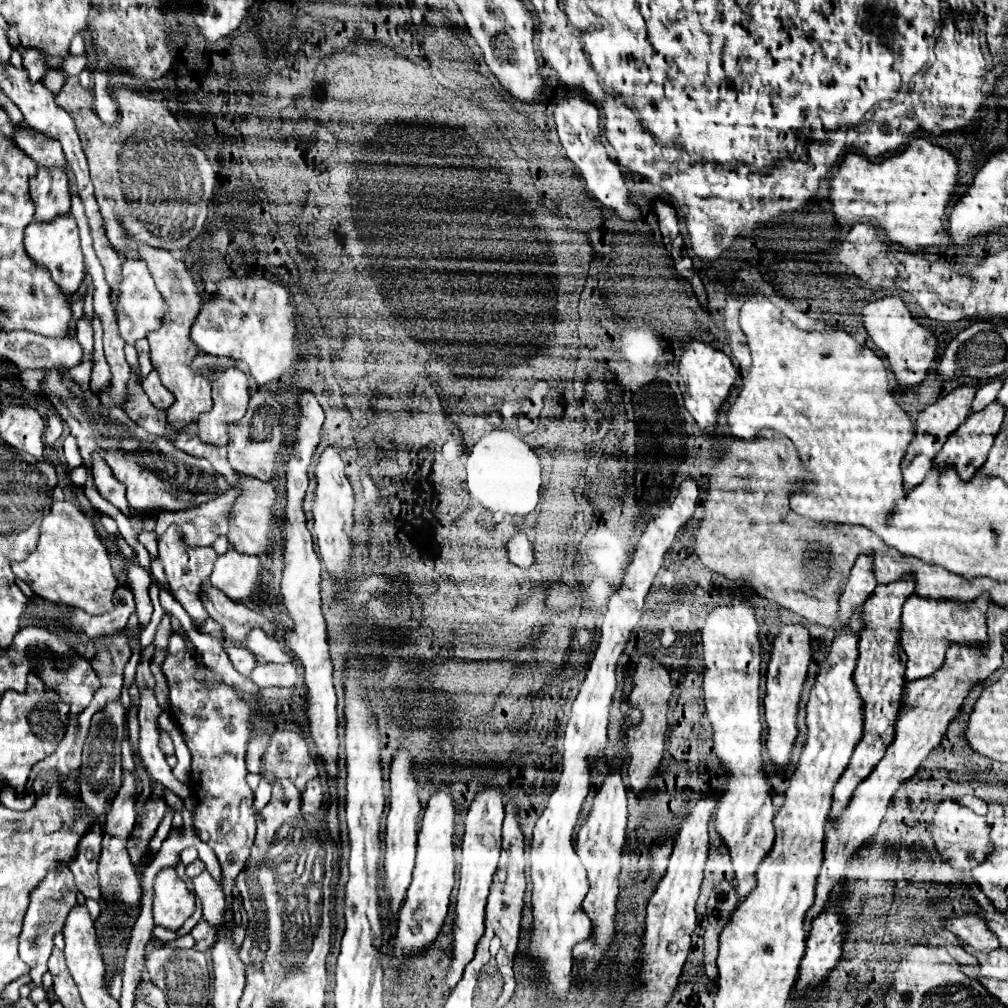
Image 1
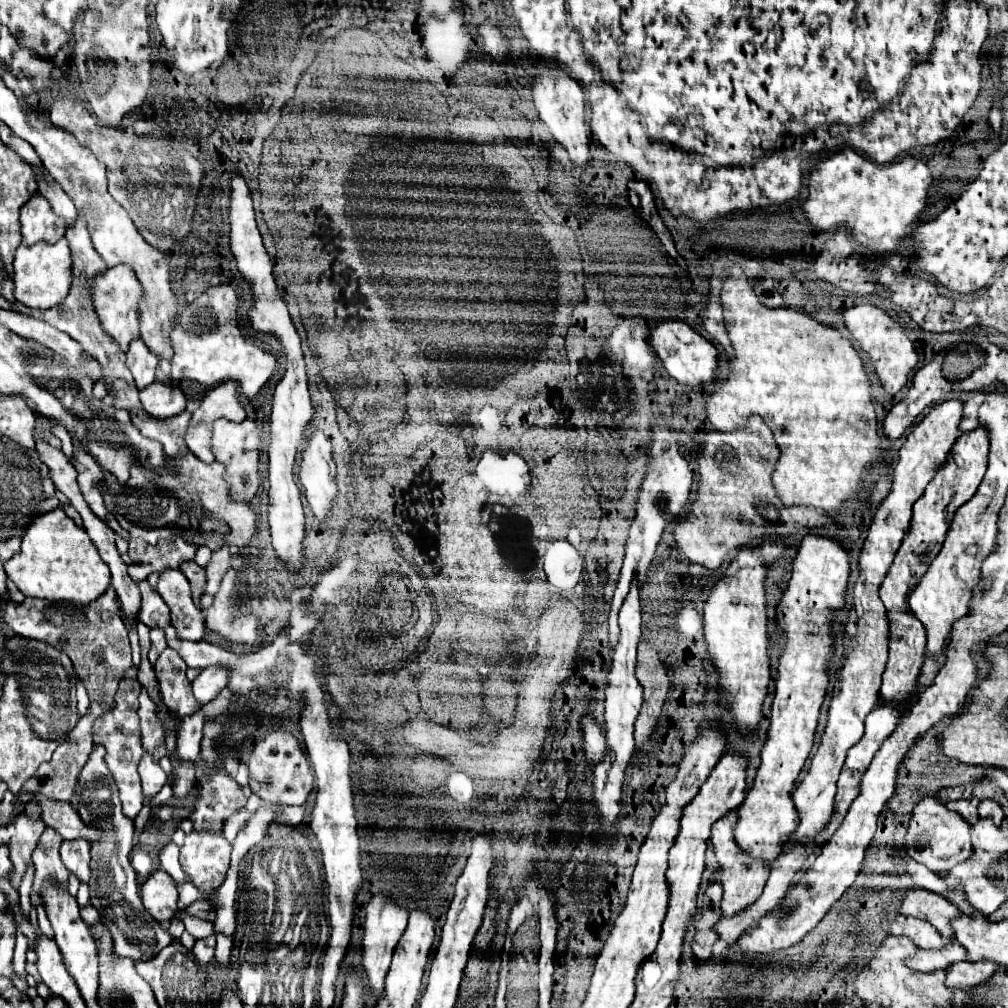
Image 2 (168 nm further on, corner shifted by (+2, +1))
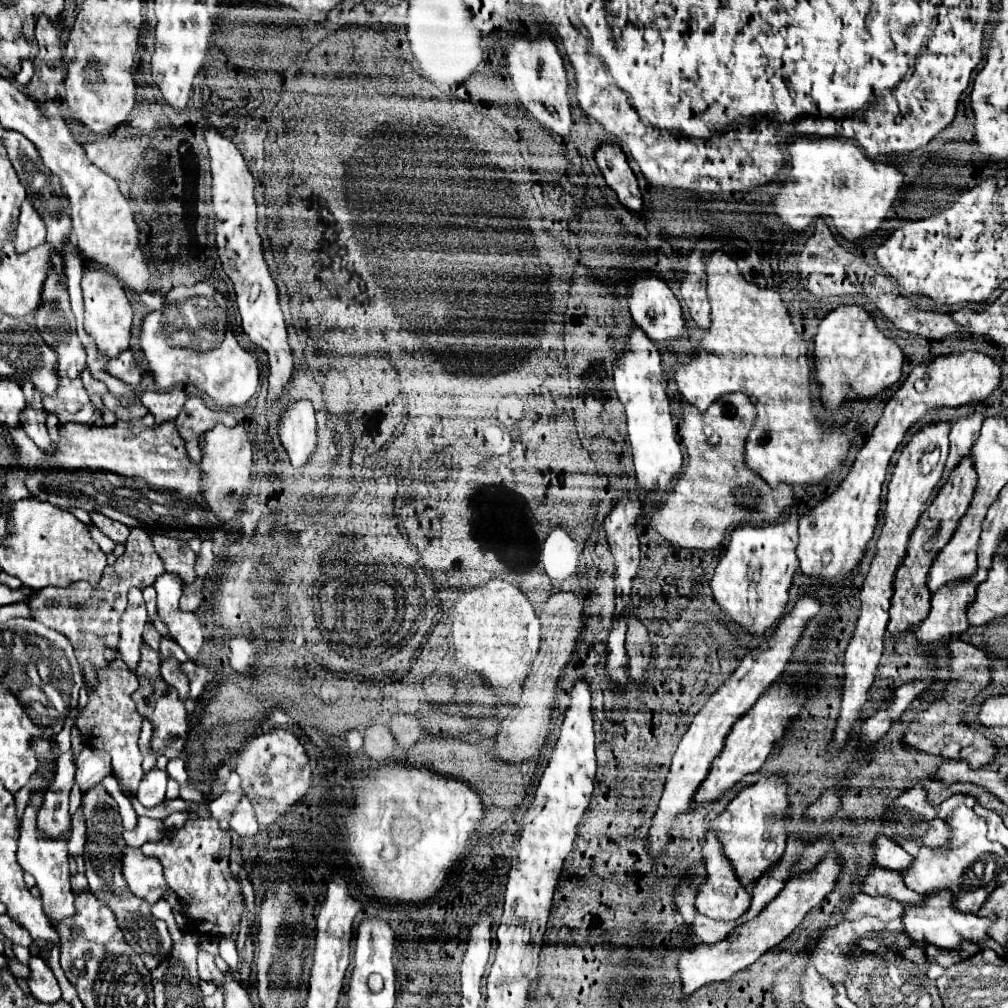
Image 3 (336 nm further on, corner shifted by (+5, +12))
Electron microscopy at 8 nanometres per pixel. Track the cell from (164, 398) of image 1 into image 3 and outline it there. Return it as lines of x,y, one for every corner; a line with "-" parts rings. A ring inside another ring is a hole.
173,389
173,391
165,391
165,393
157,393
157,391
145,391
141,395
141,403
153,413
155,423
165,423
165,421
173,421
179,411
183,409
187,395
181,389

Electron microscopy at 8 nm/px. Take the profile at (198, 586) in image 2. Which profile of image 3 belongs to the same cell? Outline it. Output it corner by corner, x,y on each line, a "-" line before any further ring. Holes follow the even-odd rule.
157,533
151,535
151,541
155,545
155,551
163,559
163,565
165,565
167,573
179,575
185,583
195,581
196,575
195,571
193,571
193,565
195,565
197,555
191,551
187,541
171,539
171,537
157,535

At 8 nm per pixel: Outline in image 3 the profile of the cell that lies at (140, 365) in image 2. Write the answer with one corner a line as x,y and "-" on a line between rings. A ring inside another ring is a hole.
127,349
123,351
123,355
119,355
119,359
109,359
105,363
105,371
117,379
121,379
123,383
129,385
139,385
141,383
141,369
137,367
133,353

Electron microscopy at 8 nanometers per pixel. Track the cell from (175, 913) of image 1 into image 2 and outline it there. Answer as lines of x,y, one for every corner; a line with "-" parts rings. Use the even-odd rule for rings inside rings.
156,870
150,874
150,878
140,888
140,896
142,896
144,908
160,924
172,920
178,912
176,882
164,870

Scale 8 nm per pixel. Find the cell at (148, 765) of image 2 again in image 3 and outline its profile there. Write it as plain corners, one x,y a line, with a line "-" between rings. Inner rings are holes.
151,769
151,771
143,777
143,781
141,781
141,785
139,785
135,797
137,797
145,807
157,807
157,805
161,805
161,803
165,801
167,779
169,779
169,775
167,775
165,771

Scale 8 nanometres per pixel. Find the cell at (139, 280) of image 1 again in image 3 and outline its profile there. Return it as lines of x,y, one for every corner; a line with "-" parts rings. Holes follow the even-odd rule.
89,269
83,275
81,281
83,289
83,301
85,301
85,333
95,341
99,357
117,357
121,351
129,349
129,339
131,339
131,319
133,319
133,309
131,303
121,287
121,283
107,271
101,269

